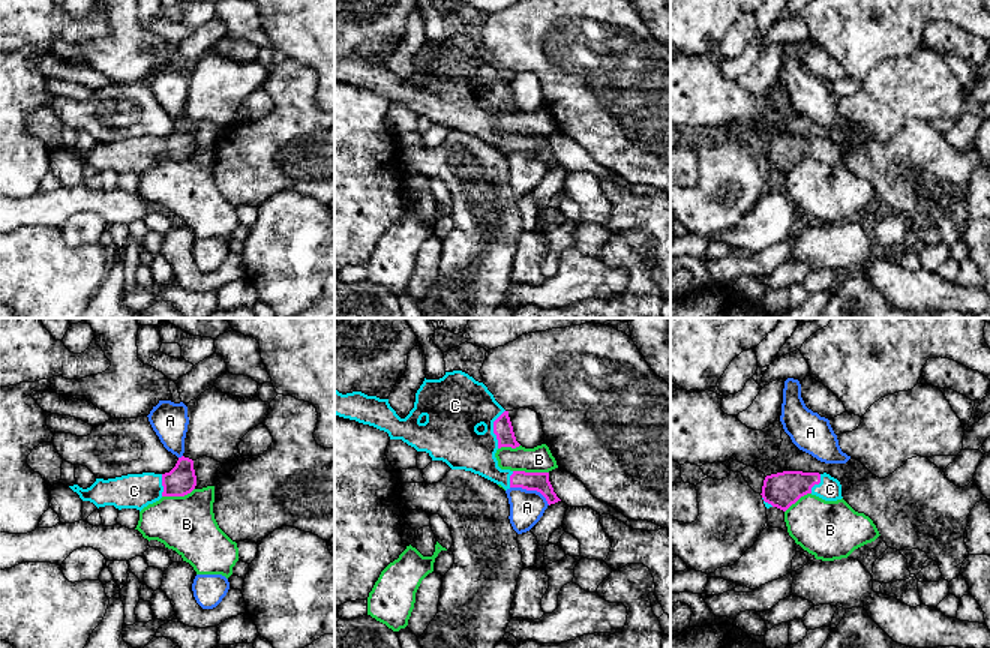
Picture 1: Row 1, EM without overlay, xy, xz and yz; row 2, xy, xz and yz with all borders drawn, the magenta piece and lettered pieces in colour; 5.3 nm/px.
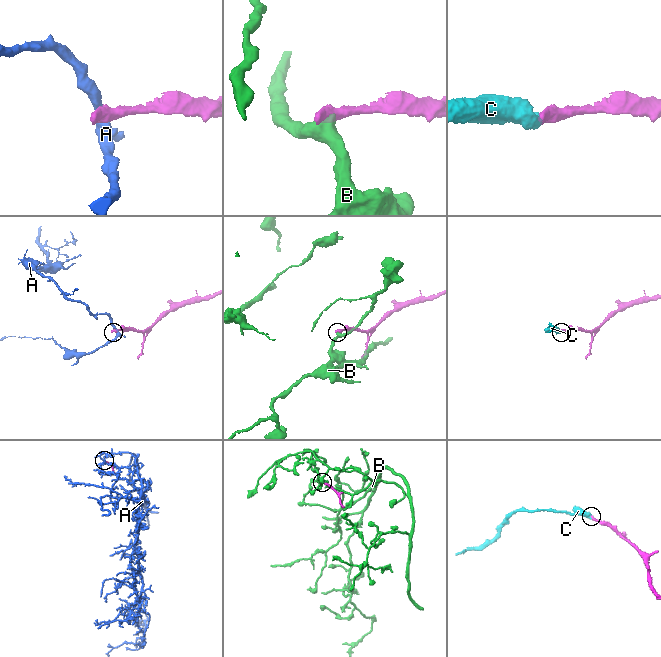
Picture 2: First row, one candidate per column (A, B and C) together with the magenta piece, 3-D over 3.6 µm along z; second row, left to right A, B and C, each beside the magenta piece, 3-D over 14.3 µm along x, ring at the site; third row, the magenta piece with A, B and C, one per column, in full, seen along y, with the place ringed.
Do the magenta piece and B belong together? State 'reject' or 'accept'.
reject

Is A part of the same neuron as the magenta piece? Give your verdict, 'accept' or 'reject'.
reject

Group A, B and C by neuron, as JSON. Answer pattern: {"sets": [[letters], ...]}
{"sets": [["A"], ["B"], ["C"]]}

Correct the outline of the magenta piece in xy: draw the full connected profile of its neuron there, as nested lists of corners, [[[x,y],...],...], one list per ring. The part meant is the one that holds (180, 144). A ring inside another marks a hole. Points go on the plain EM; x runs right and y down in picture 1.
[[[178,122],[176,130],[165,138],[142,136],[128,138],[116,142],[96,142],[96,146],[82,153],[78,148],[69,150],[82,165],[93,166],[98,172],[114,170],[116,172],[142,174],[162,160],[184,160],[196,150],[194,124]]]

